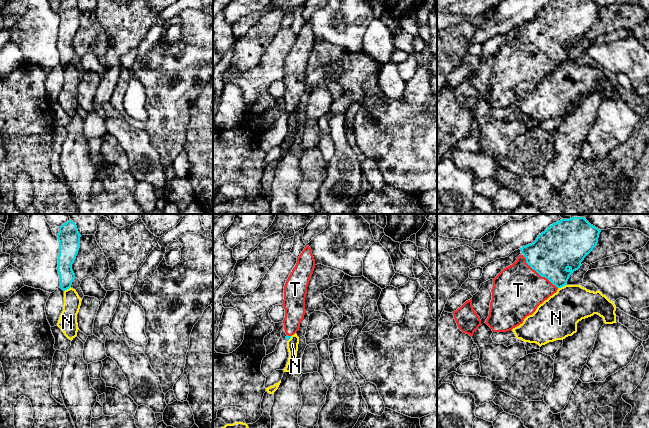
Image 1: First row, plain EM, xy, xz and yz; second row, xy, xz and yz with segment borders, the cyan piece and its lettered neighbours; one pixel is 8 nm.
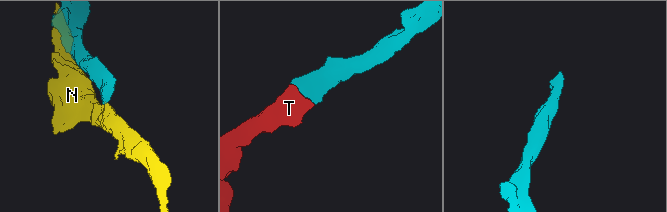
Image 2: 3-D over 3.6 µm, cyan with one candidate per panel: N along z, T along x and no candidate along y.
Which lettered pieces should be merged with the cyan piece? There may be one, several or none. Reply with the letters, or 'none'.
T

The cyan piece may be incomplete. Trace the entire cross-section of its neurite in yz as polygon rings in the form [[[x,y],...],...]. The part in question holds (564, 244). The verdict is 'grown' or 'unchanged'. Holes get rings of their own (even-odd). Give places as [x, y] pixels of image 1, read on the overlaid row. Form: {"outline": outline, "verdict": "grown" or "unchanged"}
{"outline": [[[584,217],[561,219],[539,234],[533,243],[520,248],[522,254],[517,260],[493,279],[490,311],[485,323],[493,332],[507,332],[522,324],[540,304],[567,284],[570,275],[597,245],[600,232]]], "verdict": "grown"}

